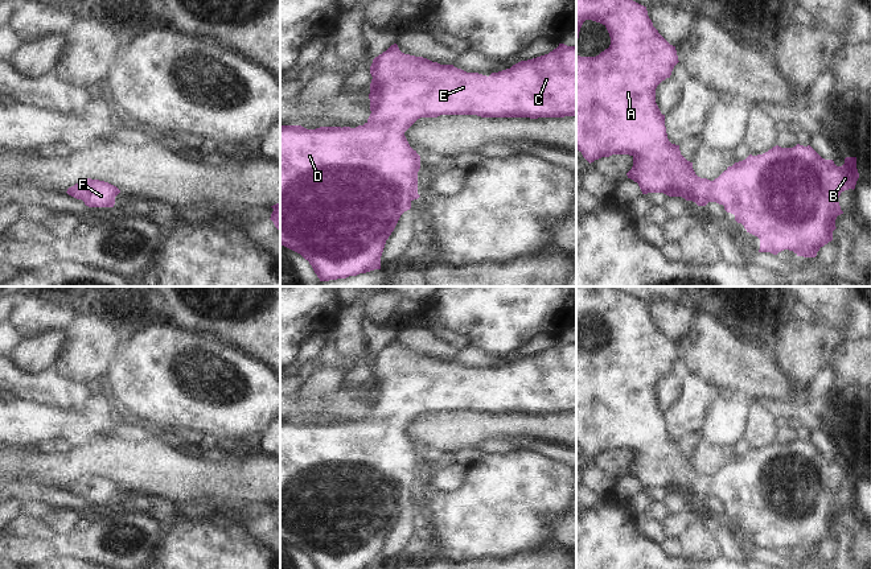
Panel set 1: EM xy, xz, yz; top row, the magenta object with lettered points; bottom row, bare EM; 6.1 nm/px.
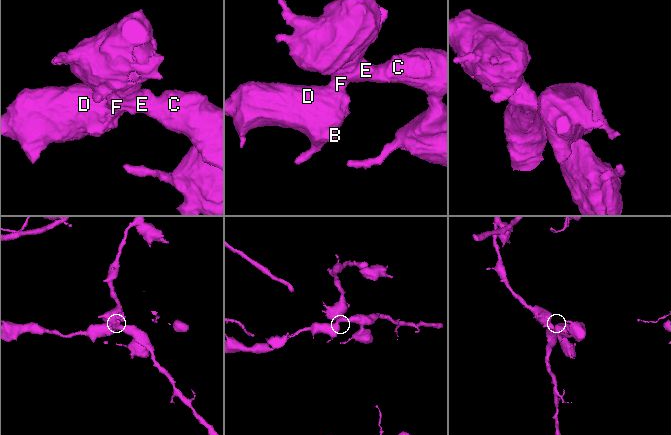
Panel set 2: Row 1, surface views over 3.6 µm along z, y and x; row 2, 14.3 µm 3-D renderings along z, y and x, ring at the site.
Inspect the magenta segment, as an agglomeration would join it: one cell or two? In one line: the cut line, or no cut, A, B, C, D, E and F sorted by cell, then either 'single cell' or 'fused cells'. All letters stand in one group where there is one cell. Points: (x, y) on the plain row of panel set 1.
no cut; A B C D E F; single cell

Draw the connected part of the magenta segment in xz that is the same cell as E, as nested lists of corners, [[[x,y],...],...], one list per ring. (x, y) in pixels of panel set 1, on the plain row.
[[[394,339],[373,355],[370,370],[371,409],[363,421],[316,425],[280,421],[280,540],[308,556],[315,569],[366,569],[381,565],[386,536],[400,511],[420,492],[420,452],[404,432],[418,415],[440,411],[530,415],[576,412],[576,342],[564,339],[549,350],[521,356],[489,372],[404,350]]]

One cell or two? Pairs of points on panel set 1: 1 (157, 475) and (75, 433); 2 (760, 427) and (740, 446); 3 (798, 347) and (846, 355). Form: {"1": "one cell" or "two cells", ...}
{"1": "two cells", "2": "two cells", "3": "two cells"}

